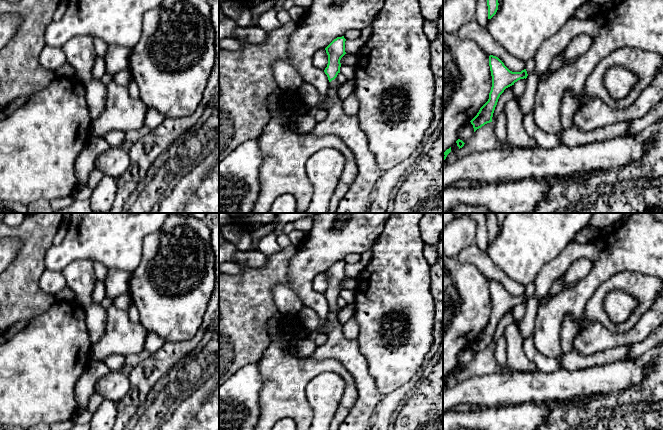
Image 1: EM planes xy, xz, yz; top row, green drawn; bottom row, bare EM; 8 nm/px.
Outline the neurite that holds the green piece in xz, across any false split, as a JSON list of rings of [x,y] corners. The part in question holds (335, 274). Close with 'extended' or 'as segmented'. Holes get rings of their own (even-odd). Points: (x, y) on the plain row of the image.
[[[344,260],[337,261],[325,272],[328,279],[328,288],[324,296],[328,301],[330,311],[335,312],[336,314],[340,311],[336,301],[340,297],[340,284],[346,278],[345,265],[346,263]]]; extended

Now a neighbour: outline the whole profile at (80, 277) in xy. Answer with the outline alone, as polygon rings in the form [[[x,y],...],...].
[[[89,260],[71,262],[63,269],[62,274],[67,287],[75,293],[76,301],[83,307],[88,334],[93,345],[106,331],[106,310],[101,303],[92,299],[97,281],[93,262]]]

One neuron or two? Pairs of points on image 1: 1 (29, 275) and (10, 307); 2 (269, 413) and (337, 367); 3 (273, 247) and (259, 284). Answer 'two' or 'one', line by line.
1: one
2: one
3: two

